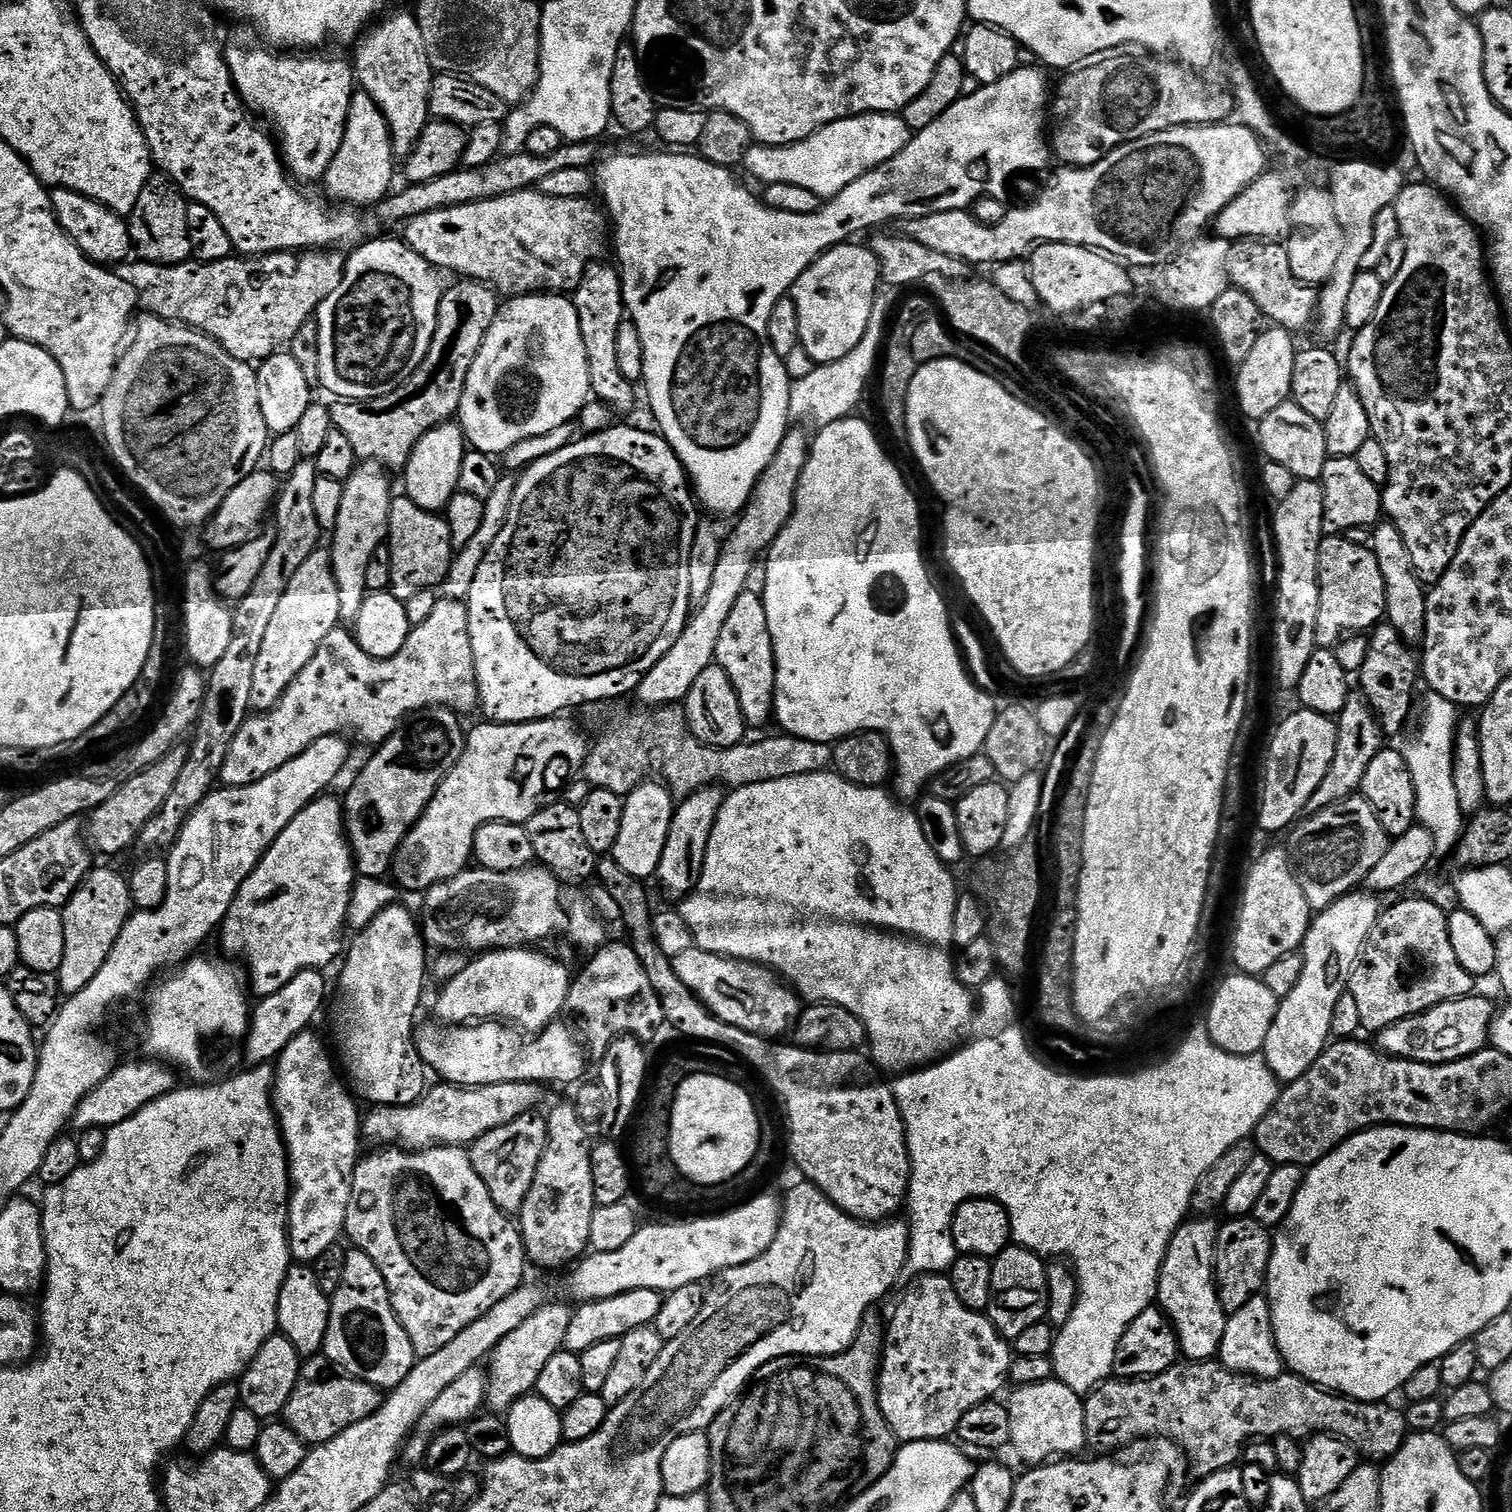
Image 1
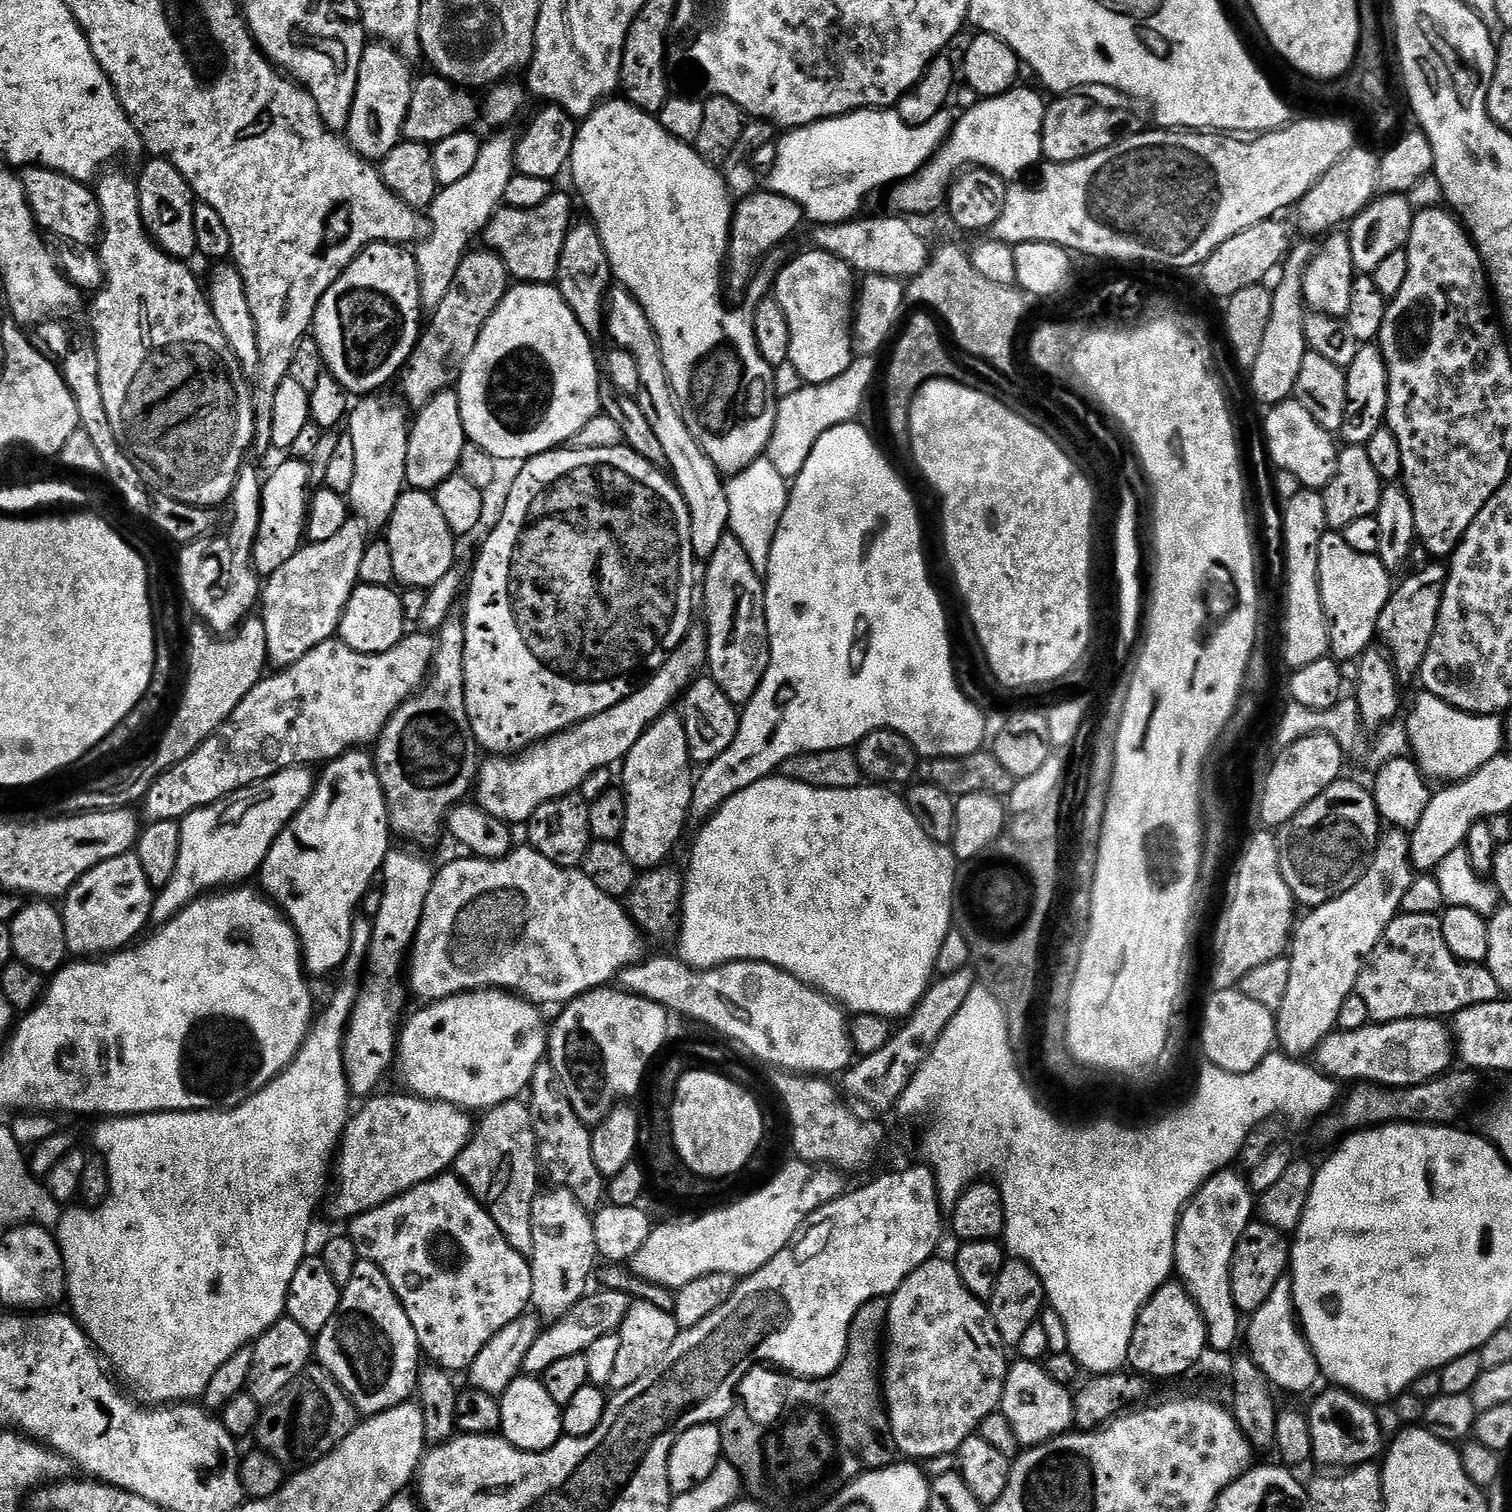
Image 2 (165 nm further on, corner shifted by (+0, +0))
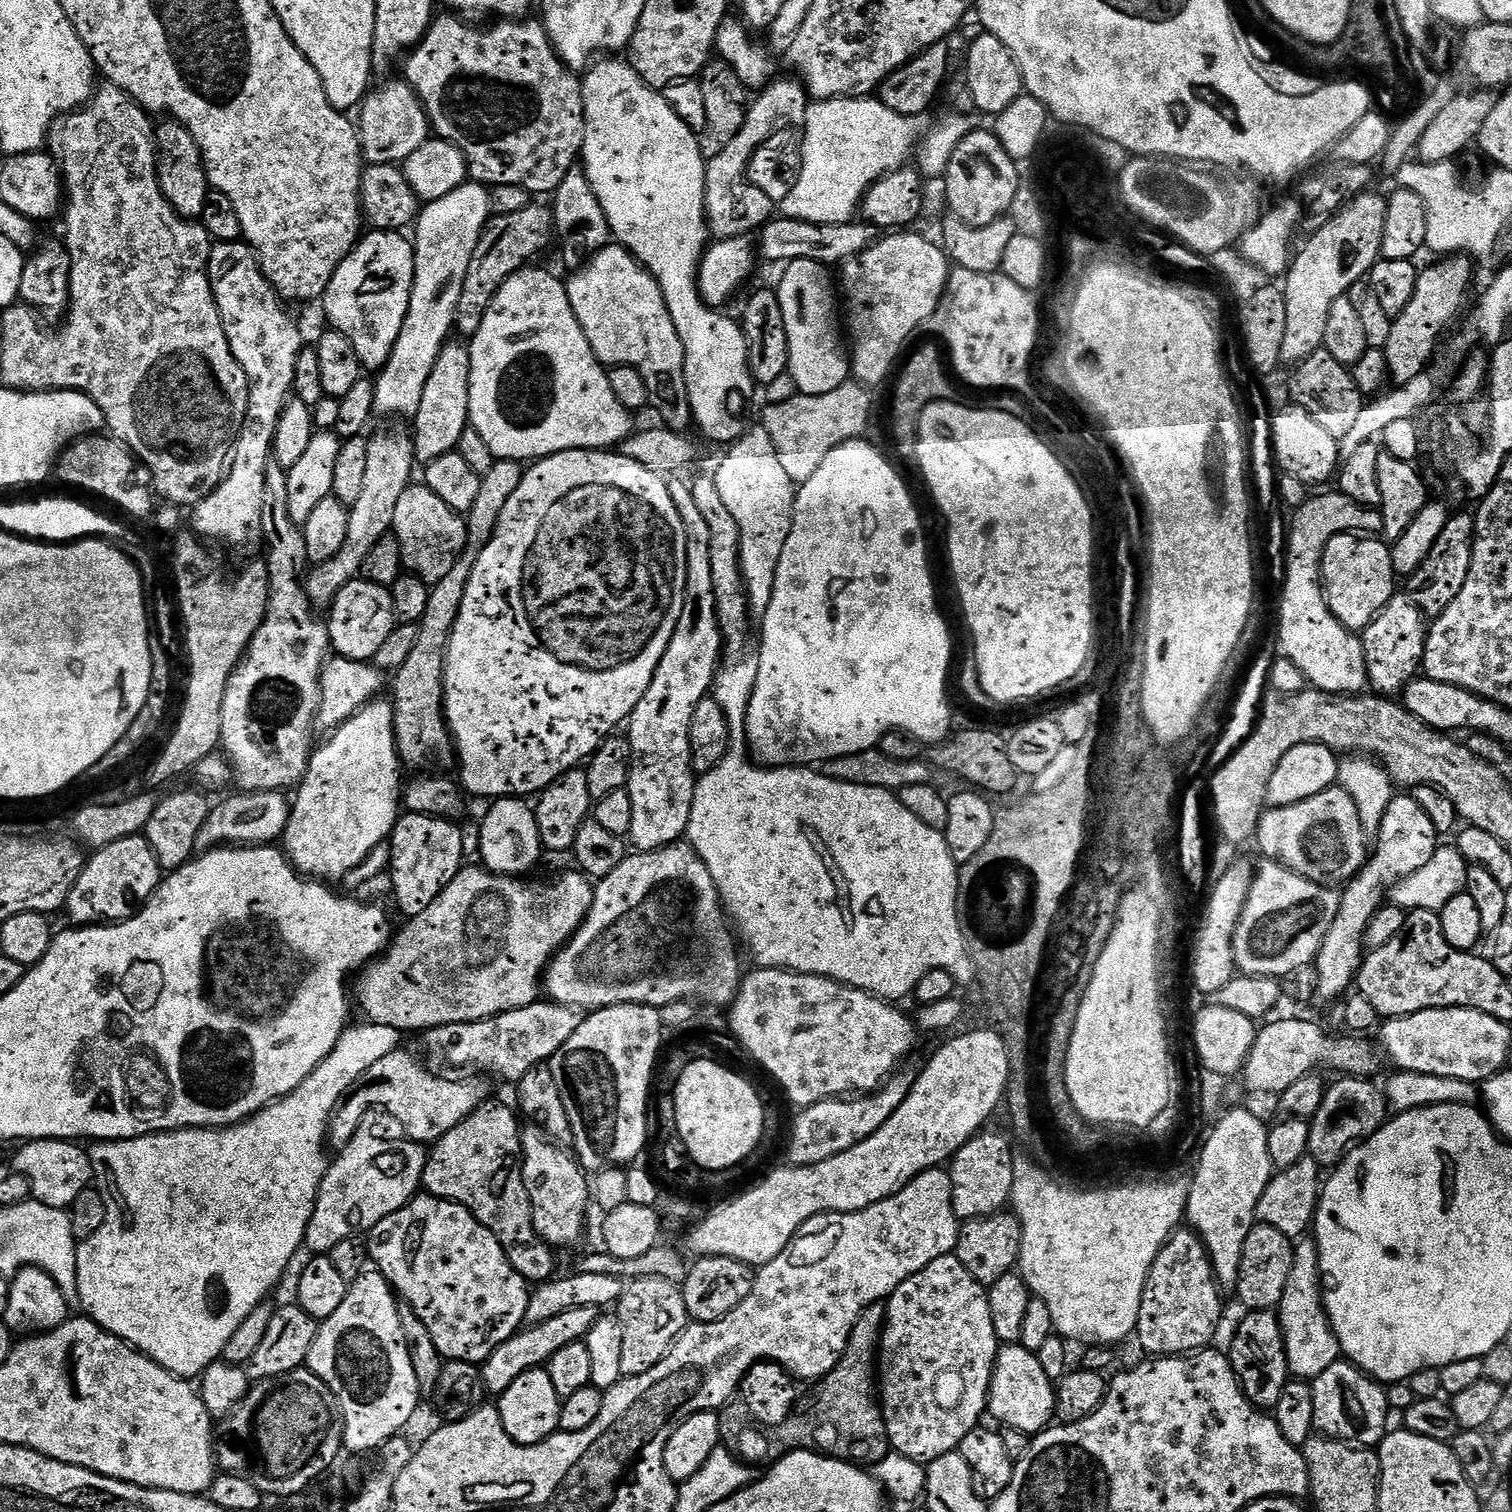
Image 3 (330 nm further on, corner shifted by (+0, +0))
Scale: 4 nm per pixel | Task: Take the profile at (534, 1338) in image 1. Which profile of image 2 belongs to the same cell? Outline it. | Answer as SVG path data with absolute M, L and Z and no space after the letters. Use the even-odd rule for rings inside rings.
M559 1186L553 1192L541 1191L532 1204L534 1250L530 1257L532 1266L532 1302L535 1315L551 1322L561 1320L589 1291L588 1279L593 1279L598 1253L594 1242L593 1217L570 1194Z

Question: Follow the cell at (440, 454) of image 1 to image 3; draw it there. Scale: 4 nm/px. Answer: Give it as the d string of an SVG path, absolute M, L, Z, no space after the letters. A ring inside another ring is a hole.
M449 342L445 344L442 351L438 354L438 362L434 362L434 370L430 370L430 378L426 381L426 390L422 390L422 406L418 406L416 415L414 417L414 423L416 423L416 429L411 429L410 435L412 438L412 445L416 447L417 461L427 462L434 458L442 458L442 454L447 452L455 452L458 446L458 438L462 438L465 428L469 427L470 421L468 419L468 407L470 406L470 354L468 348L465 345L455 344L455 342Z

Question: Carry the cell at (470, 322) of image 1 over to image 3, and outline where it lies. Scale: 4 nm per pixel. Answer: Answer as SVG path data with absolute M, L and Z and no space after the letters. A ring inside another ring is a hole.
M529 202L525 208L515 214L505 216L492 216L488 221L488 227L484 229L482 238L478 242L478 250L474 250L474 258L470 258L470 270L466 270L466 282L462 285L462 298L458 298L458 310L454 325L457 333L461 332L465 338L471 338L478 334L478 326L482 326L482 318L486 318L486 310L490 310L490 302L494 294L508 279L522 268L527 268L533 263L532 260L547 244L548 239L554 236L554 219L552 209L547 203L536 204Z

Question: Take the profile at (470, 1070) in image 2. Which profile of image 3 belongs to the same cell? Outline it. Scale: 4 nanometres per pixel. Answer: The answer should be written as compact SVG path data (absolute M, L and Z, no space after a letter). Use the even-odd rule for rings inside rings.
M397 1050L386 1054L361 1078L356 1087L340 1101L332 1121L328 1123L327 1143L339 1150L354 1138L364 1118L373 1110L383 1110L396 1124L405 1128L407 1139L417 1144L431 1146L441 1140L458 1122L462 1122L479 1104L485 1103L488 1088L483 1079L472 1078L465 1084L456 1080L443 1080L432 1072L427 1072L410 1053Z

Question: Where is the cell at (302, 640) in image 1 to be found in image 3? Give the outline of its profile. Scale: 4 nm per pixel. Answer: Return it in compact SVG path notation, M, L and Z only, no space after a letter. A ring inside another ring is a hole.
M407 431L380 432L376 437L371 437L366 461L366 479L358 502L350 506L350 526L346 530L346 542L334 558L330 558L325 564L315 565L311 569L313 572L309 571L304 580L304 591L317 609L327 609L341 588L360 576L362 562L366 562L366 554L370 554L374 542L392 532L398 498L402 498L402 494L413 483L412 464L416 463L416 447L412 445L411 435Z

